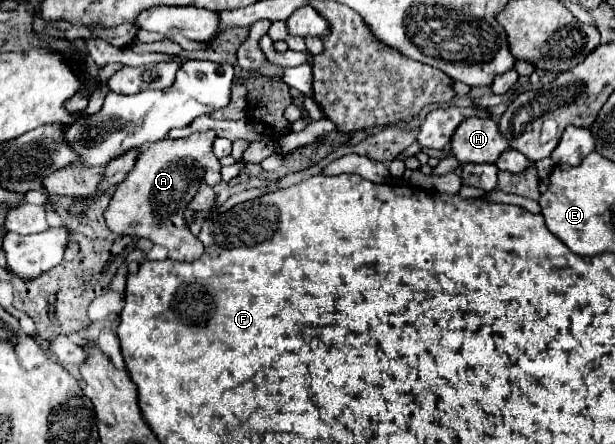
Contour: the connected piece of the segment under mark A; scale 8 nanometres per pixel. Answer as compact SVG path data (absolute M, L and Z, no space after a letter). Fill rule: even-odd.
M207 130L207 132L197 132L191 134L189 138L183 140L169 140L165 138L163 142L155 142L155 146L147 146L141 150L135 168L127 174L127 178L117 184L117 190L105 210L105 222L107 228L111 228L111 232L121 234L121 236L137 236L137 238L147 238L153 244L161 244L169 250L169 258L173 260L181 260L181 262L193 262L197 258L201 258L203 254L203 244L199 242L199 238L195 238L189 232L189 226L185 222L185 210L191 202L191 198L197 194L199 184L209 184L209 186L217 186L221 182L221 164L213 154L213 140L215 140L215 132Z

